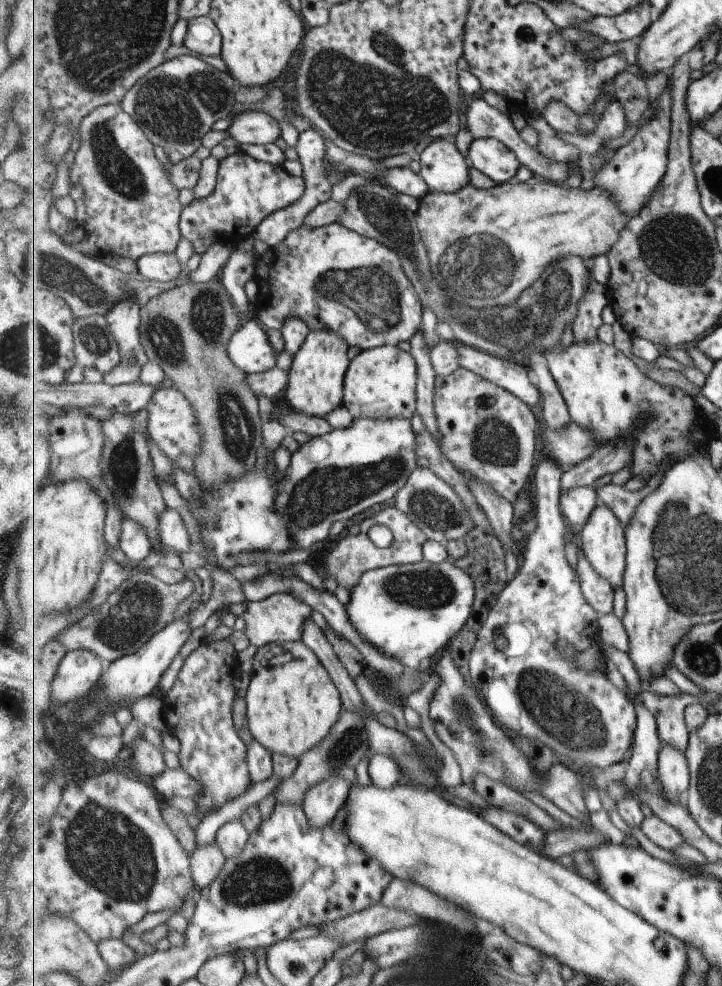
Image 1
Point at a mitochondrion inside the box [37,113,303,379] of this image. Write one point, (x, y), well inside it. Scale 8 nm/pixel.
(167, 337)

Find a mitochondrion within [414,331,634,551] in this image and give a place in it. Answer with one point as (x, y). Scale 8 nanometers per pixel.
(495, 443)

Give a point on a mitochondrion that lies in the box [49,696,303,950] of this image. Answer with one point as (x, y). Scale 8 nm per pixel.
(109, 852)

